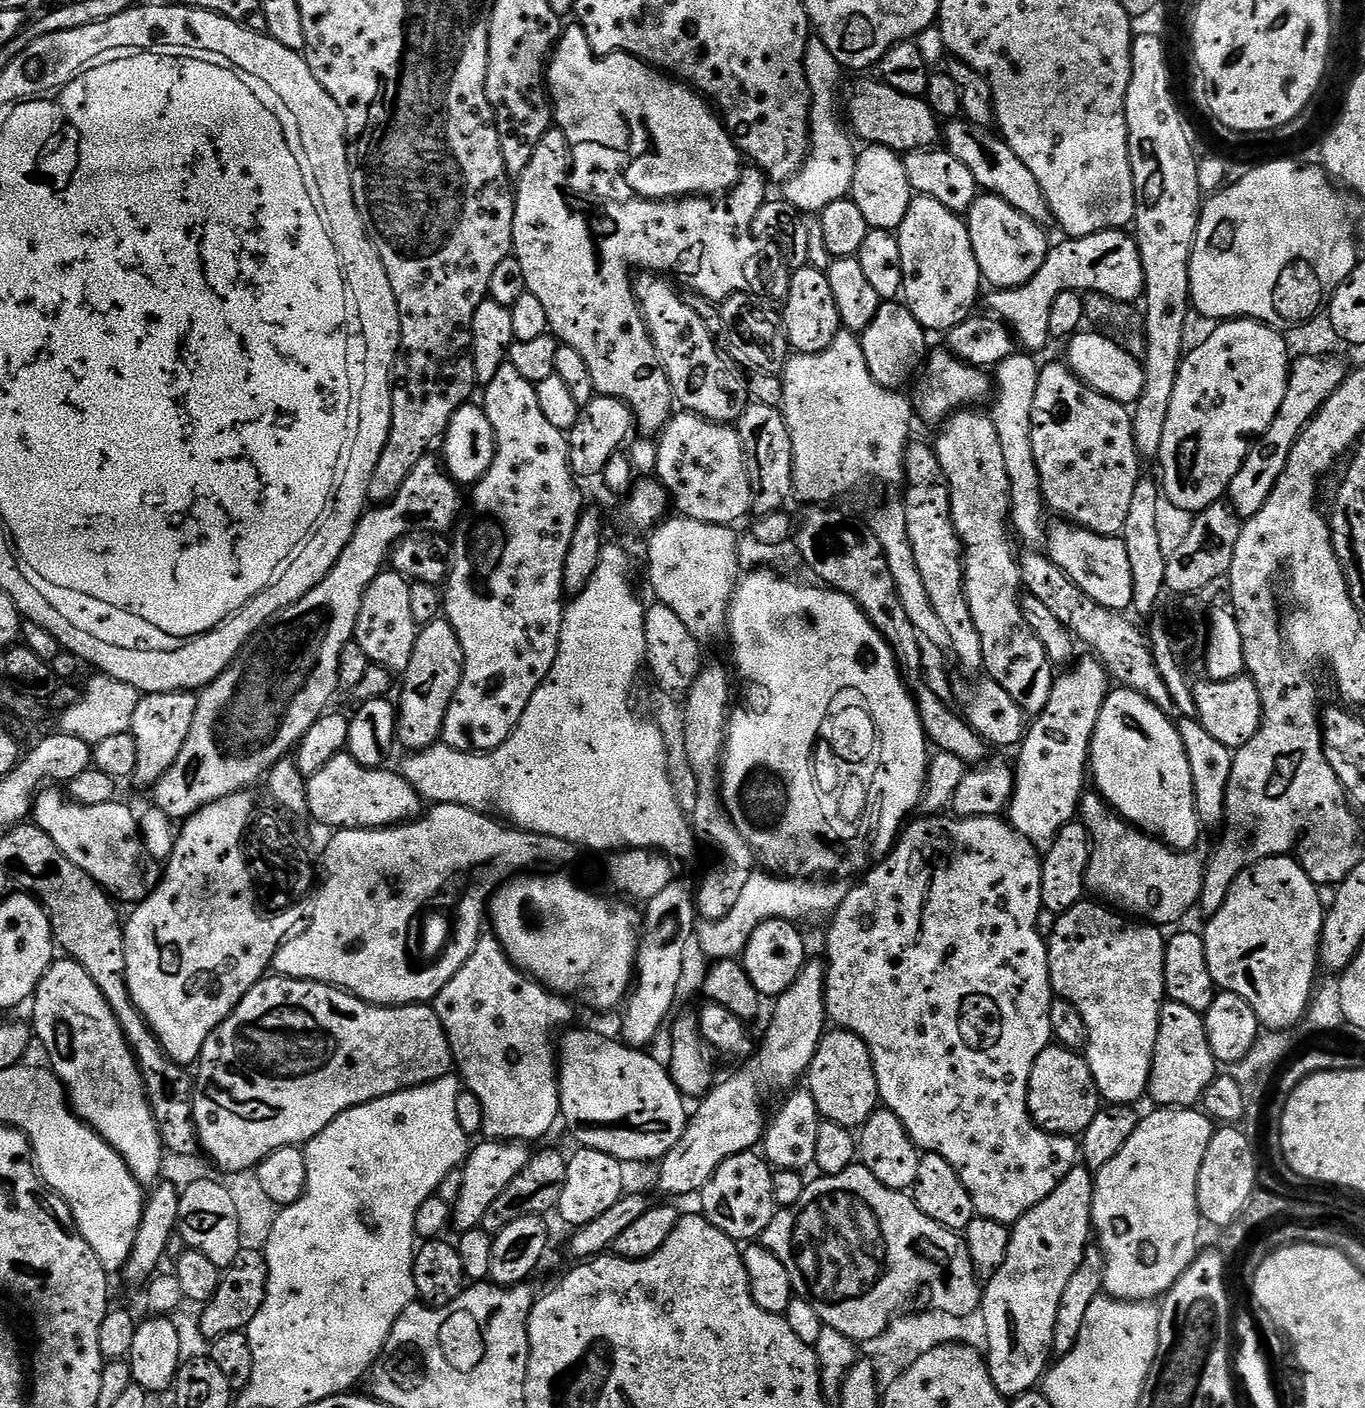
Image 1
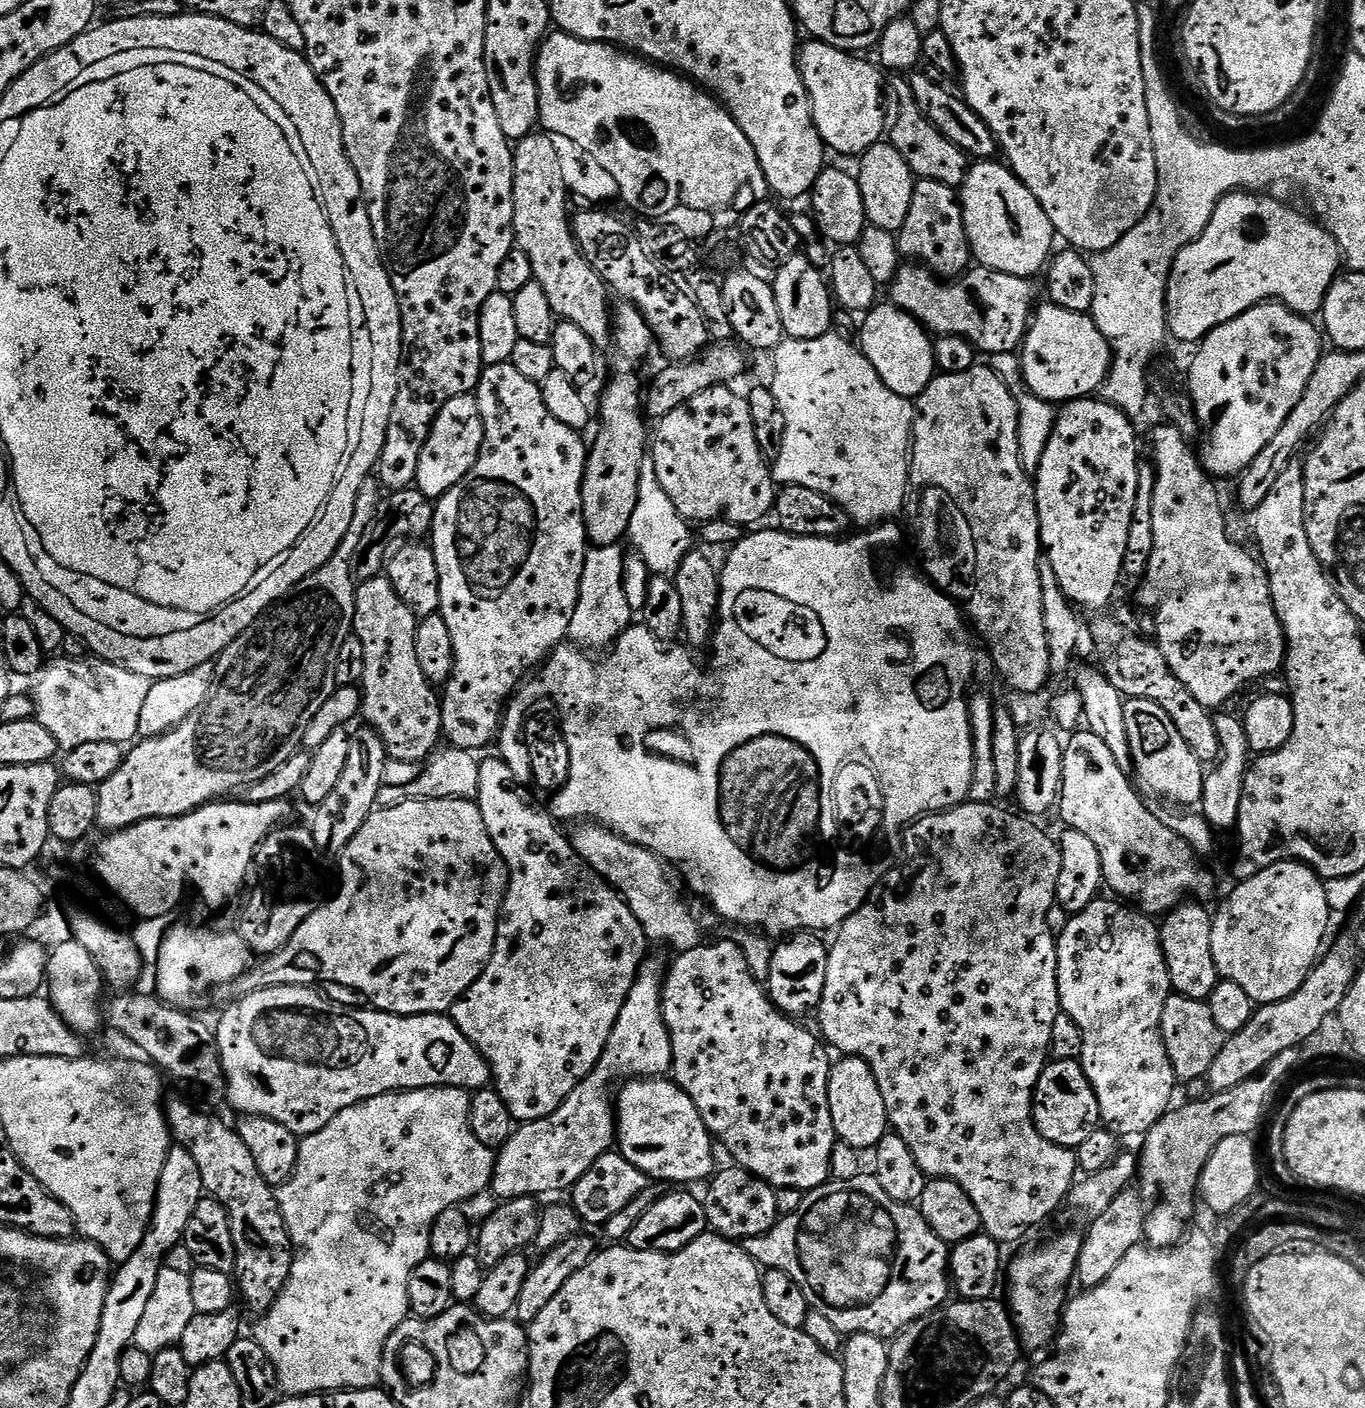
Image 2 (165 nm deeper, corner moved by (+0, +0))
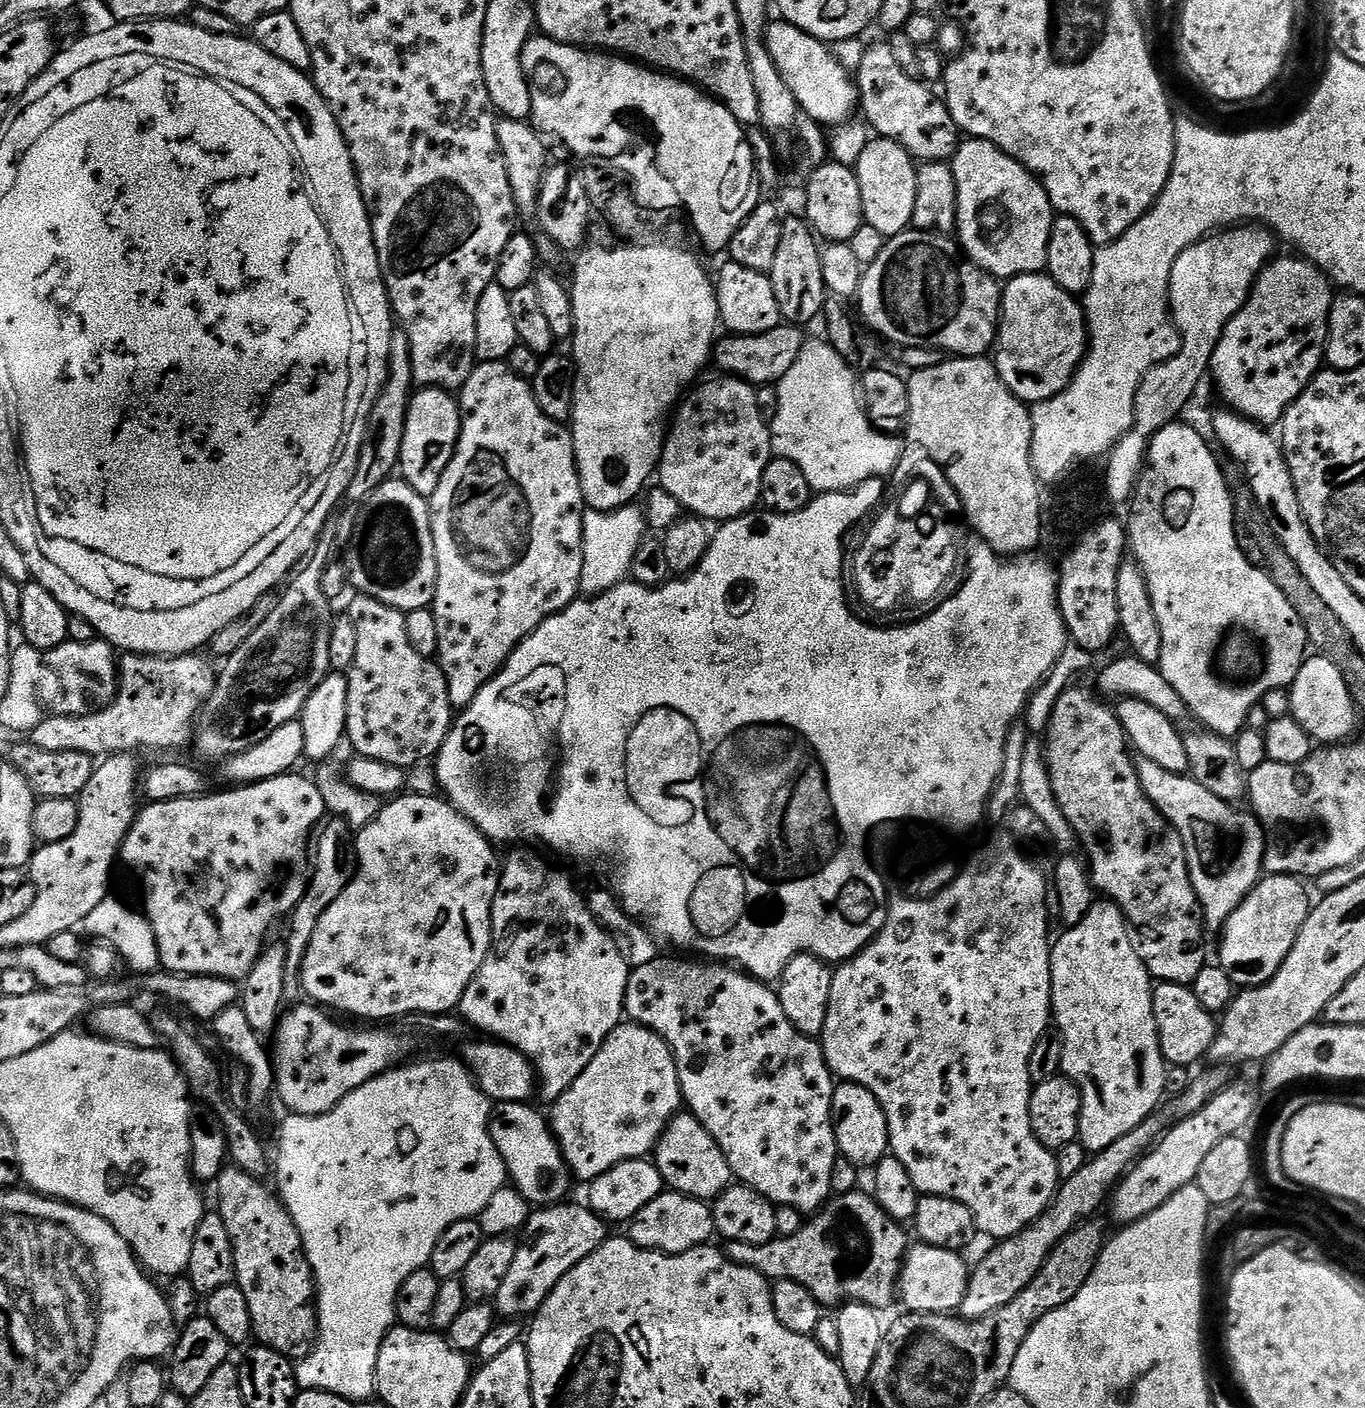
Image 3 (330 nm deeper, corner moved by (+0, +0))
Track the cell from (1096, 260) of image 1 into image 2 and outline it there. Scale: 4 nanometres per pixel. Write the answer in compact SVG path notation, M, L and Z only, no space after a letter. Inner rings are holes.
M904 262L896 269L891 281L891 303L901 308L906 314L915 318L929 333L939 336L961 336L972 347L981 352L993 352L1000 356L1003 352L1015 353L1024 343L1024 335L1032 319L1036 300L1036 288L1033 281L1026 276L1002 274L992 268L983 266L973 267L971 270L955 277L951 282L942 282L937 276L919 262Z

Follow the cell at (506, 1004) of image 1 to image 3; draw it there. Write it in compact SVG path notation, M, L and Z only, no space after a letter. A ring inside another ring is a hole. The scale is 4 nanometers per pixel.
M516 864L505 874L504 884L505 888L497 894L496 901L492 904L492 953L485 960L483 957L479 961L476 976L468 983L460 998L458 1012L463 1023L465 1025L473 1024L480 1031L477 1033L501 1044L508 1044L514 1050L527 1056L532 1061L533 1068L536 1069L539 1095L542 1094L546 1099L556 1102L559 1101L562 1093L569 1088L574 1078L594 1058L596 1051L604 1045L604 1039L615 1028L619 1028L625 1019L624 995L628 989L630 965L628 957L616 945L616 937L603 928L594 918L594 914L588 909L585 893L582 894L576 889L575 882L566 873L555 872L554 869L547 868L544 864Z

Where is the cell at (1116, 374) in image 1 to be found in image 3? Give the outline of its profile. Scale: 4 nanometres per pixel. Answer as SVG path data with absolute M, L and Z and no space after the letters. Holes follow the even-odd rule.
M1047 274L1013 276L1003 285L994 363L1000 381L1025 404L1031 406L1054 398L1072 383L1089 339L1081 301L1062 290Z

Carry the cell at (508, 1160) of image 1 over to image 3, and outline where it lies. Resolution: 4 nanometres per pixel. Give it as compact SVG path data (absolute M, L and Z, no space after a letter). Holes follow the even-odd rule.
M635 1022L621 1023L604 1039L594 1058L574 1078L558 1101L560 1109L550 1127L560 1145L569 1173L583 1182L591 1182L623 1160L647 1157L660 1142L668 1121L682 1108L678 1070L668 1043L651 1028Z

